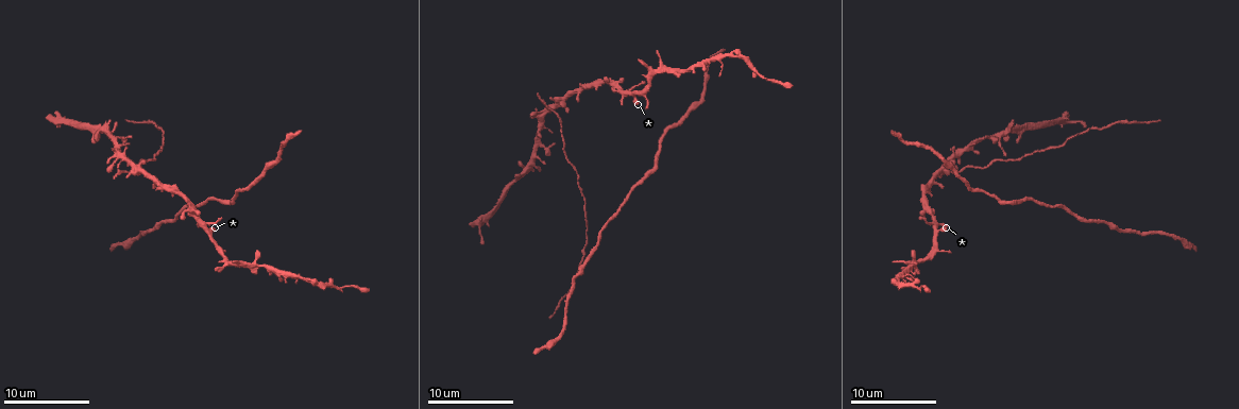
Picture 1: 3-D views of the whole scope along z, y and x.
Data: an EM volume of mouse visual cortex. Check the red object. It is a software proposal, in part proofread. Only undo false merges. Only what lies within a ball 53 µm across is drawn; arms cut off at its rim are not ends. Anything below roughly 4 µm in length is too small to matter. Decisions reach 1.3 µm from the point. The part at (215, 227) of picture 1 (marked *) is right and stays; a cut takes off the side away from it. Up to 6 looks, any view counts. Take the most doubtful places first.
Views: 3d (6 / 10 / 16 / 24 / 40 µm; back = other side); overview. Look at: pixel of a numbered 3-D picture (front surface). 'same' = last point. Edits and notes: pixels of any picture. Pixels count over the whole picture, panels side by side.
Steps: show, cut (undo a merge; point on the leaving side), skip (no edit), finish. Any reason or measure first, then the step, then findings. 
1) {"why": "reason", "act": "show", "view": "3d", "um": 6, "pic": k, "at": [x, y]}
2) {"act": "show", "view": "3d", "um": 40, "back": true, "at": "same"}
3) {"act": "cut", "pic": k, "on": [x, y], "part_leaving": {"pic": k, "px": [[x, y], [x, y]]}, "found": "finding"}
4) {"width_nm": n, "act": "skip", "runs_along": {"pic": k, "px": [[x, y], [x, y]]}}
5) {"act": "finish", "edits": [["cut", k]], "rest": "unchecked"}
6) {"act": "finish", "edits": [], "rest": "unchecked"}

{"why": "sudden change in width", "act": "show", "view": "3d", "um": 10, "pic": 1, "at": [543, 99]}

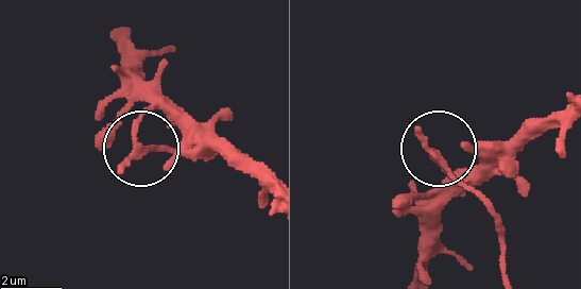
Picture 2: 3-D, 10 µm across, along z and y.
{"arms": 3, "act": "cut", "pic": 2, "on": [168, 147], "part_leaving": {"pic": 2, "px": [[436, 154], [489, 213], [501, 243], [501, 273]]}, "found": "two neurons meet here"}

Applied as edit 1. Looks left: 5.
{"act": "show", "view": "overview"}

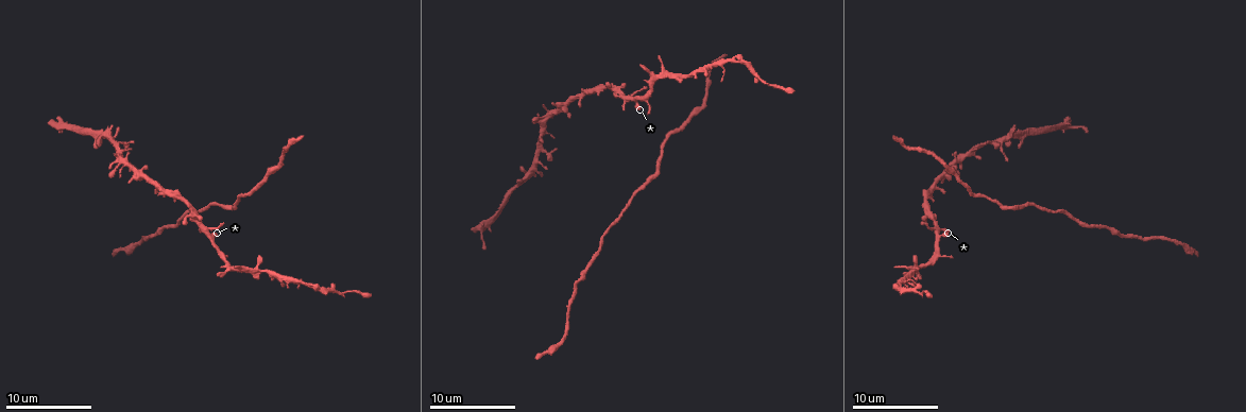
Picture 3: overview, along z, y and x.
{"why": "four or more arms meet", "act": "show", "view": "3d", "um": 10, "pic": 3, "at": [207, 236]}

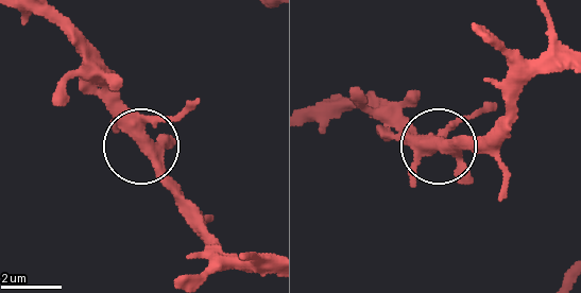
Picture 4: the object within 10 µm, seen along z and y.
{"arms": 4, "act": "skip", "found": "all the same neuron"}

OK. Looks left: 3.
{"why": "a narrow waist", "act": "show", "view": "3d", "um": 16, "pic": 3, "at": [914, 272]}

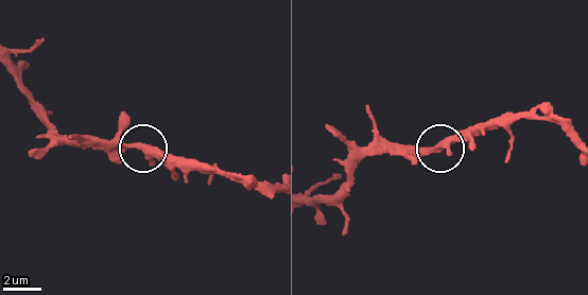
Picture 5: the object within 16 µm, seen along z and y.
{"width_nm": 260, "act": "skip", "runs_along": {"pic": 5, "px": [[325, 223], [320, 201], [367, 155], [429, 154], [480, 126]]}, "found": "continuous, no second neuron"}

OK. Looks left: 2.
{"act": "finish", "edits": [["cut", 2]], "rest": "unchecked"}

